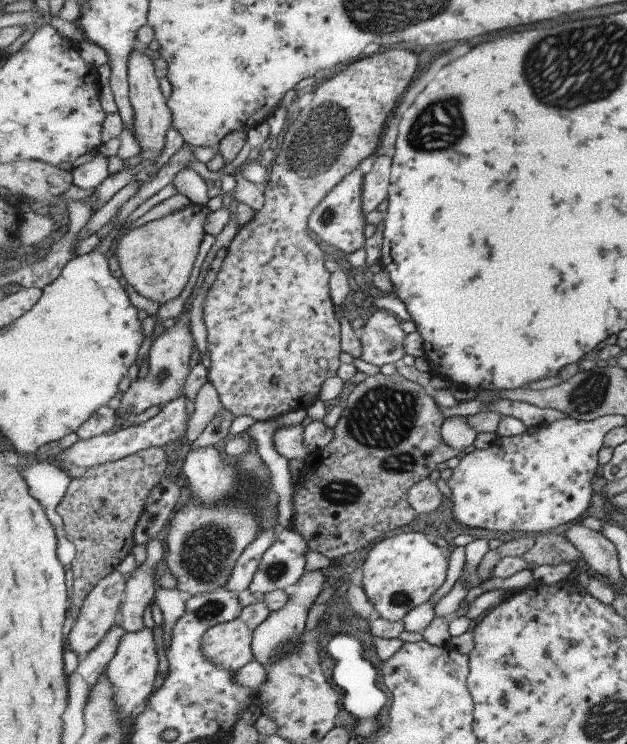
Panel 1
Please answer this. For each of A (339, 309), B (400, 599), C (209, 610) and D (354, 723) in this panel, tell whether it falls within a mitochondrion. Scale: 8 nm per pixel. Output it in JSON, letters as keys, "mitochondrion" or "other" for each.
{"A":"other","B":"mitochondrion","C":"mitochondrion","D":"other"}

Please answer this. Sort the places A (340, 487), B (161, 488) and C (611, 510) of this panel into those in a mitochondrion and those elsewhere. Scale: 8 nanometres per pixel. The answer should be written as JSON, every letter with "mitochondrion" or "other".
{"A":"mitochondrion","B":"other","C":"other"}

